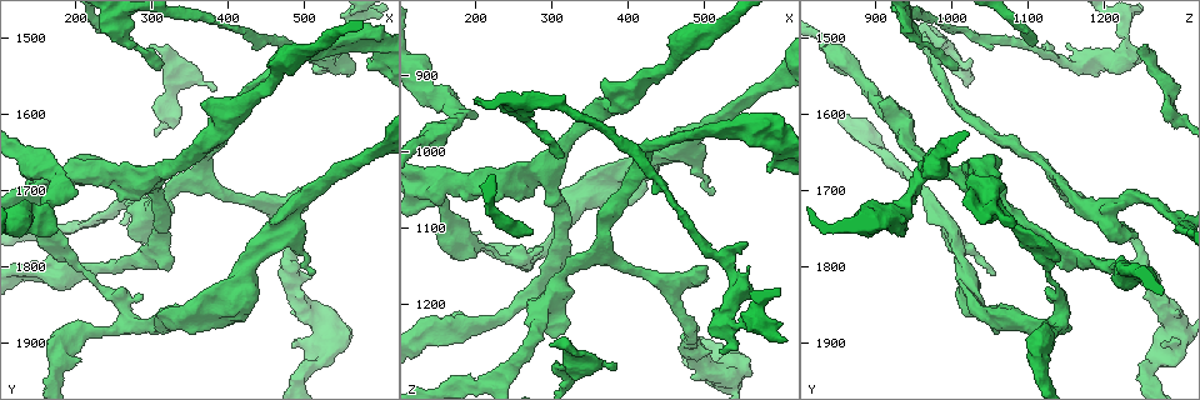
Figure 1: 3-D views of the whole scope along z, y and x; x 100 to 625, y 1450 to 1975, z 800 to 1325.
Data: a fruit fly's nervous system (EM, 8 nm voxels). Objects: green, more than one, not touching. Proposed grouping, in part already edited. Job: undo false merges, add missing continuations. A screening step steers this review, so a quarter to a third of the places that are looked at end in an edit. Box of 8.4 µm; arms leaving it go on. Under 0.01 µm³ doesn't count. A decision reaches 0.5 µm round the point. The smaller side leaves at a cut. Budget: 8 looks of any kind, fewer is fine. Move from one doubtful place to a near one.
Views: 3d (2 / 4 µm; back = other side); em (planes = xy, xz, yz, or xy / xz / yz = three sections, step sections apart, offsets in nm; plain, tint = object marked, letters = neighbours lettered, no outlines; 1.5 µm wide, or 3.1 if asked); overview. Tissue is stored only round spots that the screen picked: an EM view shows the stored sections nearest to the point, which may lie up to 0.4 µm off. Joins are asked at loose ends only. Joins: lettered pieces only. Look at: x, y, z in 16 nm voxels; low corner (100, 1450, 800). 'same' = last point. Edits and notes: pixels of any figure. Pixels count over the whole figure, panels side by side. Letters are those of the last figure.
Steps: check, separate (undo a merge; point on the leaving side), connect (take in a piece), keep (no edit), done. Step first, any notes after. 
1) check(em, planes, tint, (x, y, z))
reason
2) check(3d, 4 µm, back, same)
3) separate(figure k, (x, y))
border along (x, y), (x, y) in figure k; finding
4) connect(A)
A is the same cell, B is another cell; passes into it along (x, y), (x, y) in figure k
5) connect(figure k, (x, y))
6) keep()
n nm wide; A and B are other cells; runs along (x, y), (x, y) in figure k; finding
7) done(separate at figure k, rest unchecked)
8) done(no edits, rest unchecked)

check(3d, 2 µm, (385, 1565, 1280))
an open end

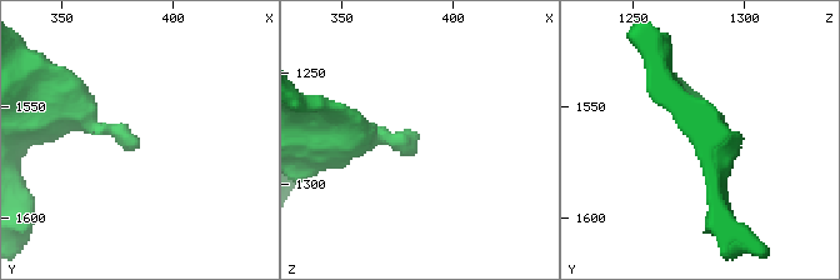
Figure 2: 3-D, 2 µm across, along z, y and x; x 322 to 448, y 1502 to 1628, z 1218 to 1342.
check(em, 3.1 µm, planes, letters, (384, 1568, 1278))

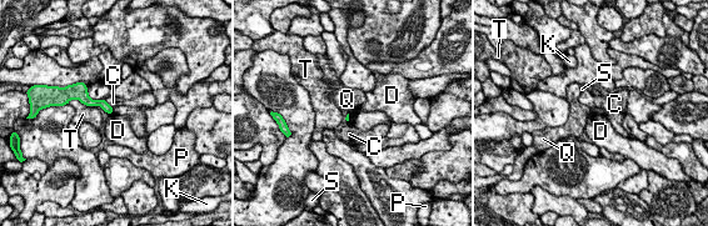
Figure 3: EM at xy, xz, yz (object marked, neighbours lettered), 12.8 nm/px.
keep()
C, D, K, P, Q, S and T are other cells; runs along (83, 93), (109, 110) in figure 3; none of them fits

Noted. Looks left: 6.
check(3d, 2 µm, (325, 1805, 1155))

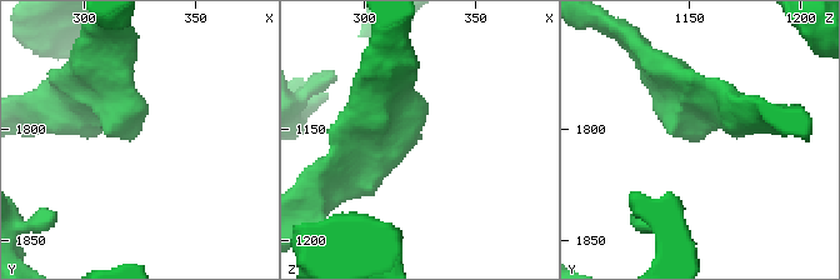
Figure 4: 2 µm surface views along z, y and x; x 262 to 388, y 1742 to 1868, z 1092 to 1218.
check(em, planes, plain, (320, 1806, 1152))
arms of 200, 200 nm; need the tissue

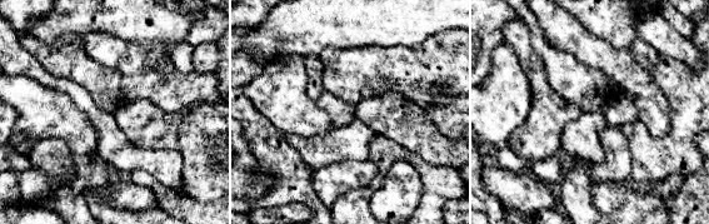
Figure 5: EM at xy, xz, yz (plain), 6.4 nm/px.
check(em, planes, letters, same)

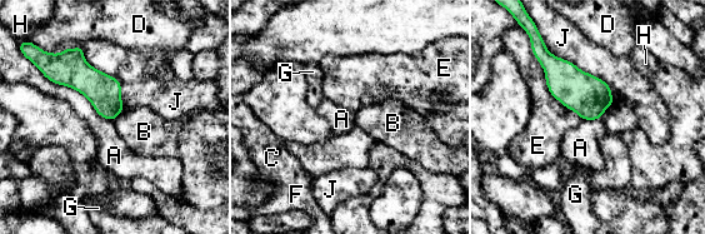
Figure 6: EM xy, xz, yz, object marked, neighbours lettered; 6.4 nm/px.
keep()
190 nm wide; A touches over 550 nm; A, B, C, D, E, F, G, H and J are other cells; no lettered piece goes on from it

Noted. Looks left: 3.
check(em, xz, step 8, tint, (160, 1750, 1085))
arms part here

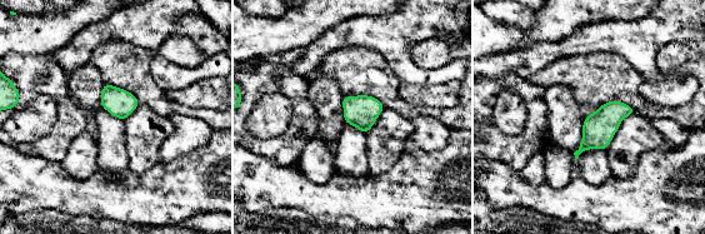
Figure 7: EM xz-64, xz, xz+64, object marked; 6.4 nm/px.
check(em, yz, step 8, letters, same)
cut it another way

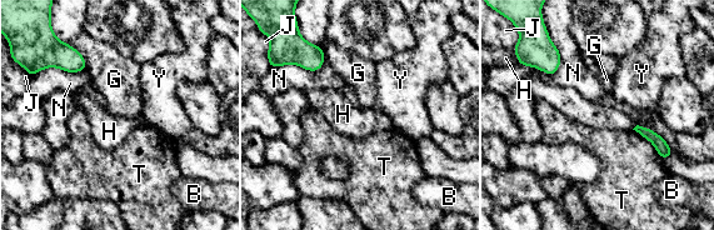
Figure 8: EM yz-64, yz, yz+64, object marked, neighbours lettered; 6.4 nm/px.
keep()
T touches over 280 nm; B, G, H, J, N, T and Y are other cells; continuous, no second neuron

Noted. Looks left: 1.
done(no edits, rest unchecked)

